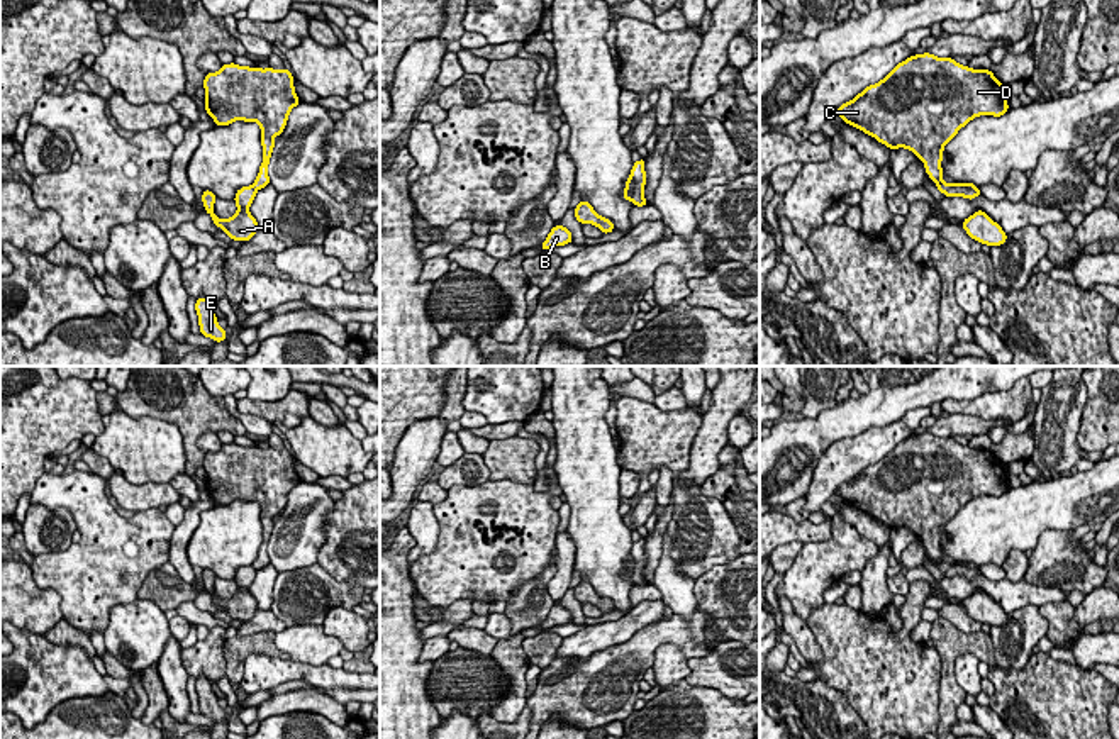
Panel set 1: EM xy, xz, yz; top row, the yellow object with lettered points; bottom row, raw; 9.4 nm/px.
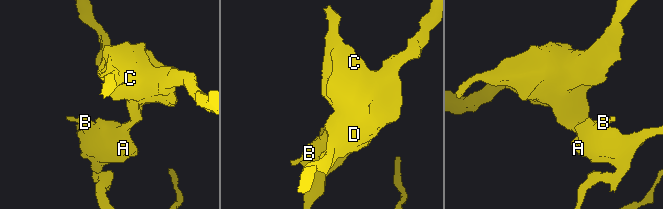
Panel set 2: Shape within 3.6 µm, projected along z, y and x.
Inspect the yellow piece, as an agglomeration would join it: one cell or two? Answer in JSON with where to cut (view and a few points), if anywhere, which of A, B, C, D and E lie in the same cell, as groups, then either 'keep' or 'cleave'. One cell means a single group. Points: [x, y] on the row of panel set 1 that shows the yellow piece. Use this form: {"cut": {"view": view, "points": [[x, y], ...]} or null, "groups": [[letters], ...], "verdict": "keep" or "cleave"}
{"cut": {"view": "yz", "points": [[975, 187], [953, 185], [945, 194]]}, "groups": [["A", "B", "E"], ["C", "D"]], "verdict": "cleave"}

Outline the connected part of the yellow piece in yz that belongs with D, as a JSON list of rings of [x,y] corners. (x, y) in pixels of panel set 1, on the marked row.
[[[931,53],[916,54],[899,63],[883,80],[866,86],[834,114],[848,125],[870,134],[890,149],[905,147],[922,159],[926,173],[941,193],[951,183],[943,181],[943,147],[971,119],[980,115],[1000,117],[1009,110],[1009,93],[990,69],[971,69],[953,58],[938,58]]]

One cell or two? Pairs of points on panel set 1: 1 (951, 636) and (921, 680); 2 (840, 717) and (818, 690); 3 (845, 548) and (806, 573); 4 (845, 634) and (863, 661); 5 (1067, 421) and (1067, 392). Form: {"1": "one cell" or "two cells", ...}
{"1": "two cells", "2": "one cell", "3": "one cell", "4": "one cell", "5": "one cell"}

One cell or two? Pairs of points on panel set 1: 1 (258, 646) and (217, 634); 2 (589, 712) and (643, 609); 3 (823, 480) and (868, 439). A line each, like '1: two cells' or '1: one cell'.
1: two cells
2: two cells
3: one cell

